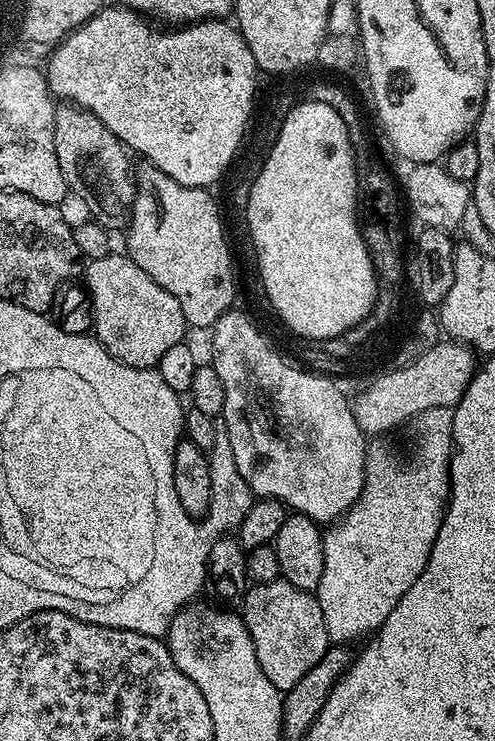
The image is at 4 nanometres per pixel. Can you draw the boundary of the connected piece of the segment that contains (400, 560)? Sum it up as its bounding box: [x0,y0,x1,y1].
[314,408,453,646]

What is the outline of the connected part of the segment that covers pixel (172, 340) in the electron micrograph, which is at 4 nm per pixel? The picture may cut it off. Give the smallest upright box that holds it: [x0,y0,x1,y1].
[82,255,185,369]

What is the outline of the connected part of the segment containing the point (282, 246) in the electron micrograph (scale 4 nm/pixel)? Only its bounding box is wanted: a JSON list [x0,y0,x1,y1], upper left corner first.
[252,98,376,342]

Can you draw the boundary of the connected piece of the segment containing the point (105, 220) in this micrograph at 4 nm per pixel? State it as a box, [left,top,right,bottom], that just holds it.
[54,107,138,230]

